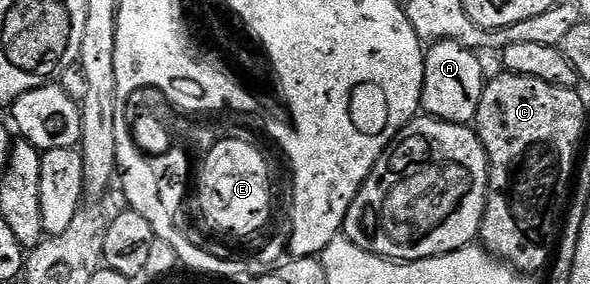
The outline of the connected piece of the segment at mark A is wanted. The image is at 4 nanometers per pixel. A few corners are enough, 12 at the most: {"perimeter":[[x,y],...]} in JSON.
{"perimeter":[[468,46],[426,49],[421,110],[472,123],[487,81]]}

